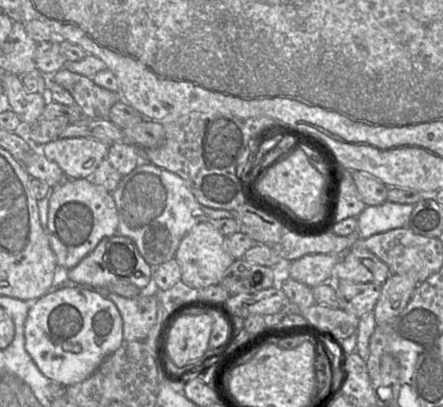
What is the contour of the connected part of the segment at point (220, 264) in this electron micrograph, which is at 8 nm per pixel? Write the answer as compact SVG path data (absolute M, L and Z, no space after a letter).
M201 222L194 226L181 240L175 257L181 268L181 281L191 289L203 289L219 284L234 259L226 250L226 238L215 227L213 222Z

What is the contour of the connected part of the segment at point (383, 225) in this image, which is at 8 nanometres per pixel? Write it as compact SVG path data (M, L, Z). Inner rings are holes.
M385 201L376 206L366 206L357 216L358 236L368 238L392 229L408 227L413 204Z

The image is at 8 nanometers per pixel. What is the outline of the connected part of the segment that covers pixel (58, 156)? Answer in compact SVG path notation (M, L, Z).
M89 137L59 138L43 145L40 153L55 162L67 178L85 179L107 158L109 147Z

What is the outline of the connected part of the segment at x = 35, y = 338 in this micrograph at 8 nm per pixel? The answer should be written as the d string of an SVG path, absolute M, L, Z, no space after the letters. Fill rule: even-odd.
M59 287L30 304L25 349L44 376L70 386L86 380L123 343L123 321L116 305L92 287Z

